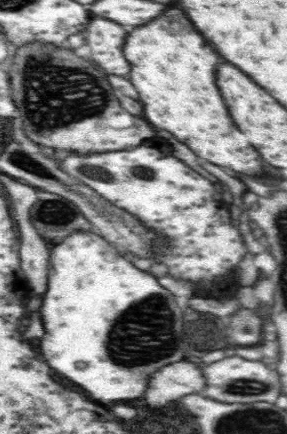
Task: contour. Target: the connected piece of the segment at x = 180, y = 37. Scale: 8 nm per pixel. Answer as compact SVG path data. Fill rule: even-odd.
M168 8L152 22L134 28L122 46L130 62L130 82L140 94L144 116L152 126L172 132L200 158L250 176L264 176L262 158L234 126L214 86L218 54L194 30L180 8Z

